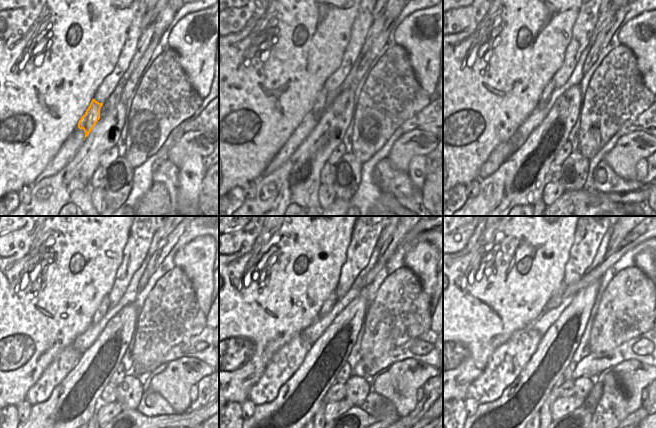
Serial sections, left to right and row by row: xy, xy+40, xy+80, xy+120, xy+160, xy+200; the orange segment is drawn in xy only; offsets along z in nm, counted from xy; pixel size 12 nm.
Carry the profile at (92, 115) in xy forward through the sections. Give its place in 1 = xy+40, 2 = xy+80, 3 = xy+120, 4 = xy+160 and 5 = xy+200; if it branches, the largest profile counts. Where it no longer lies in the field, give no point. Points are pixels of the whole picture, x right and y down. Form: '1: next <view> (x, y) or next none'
1: next xy+40 (319, 106)
2: next xy+80 (546, 93)
3: next xy+120 (103, 308)
4: next xy+160 (329, 303)
5: next xy+200 (559, 291)

